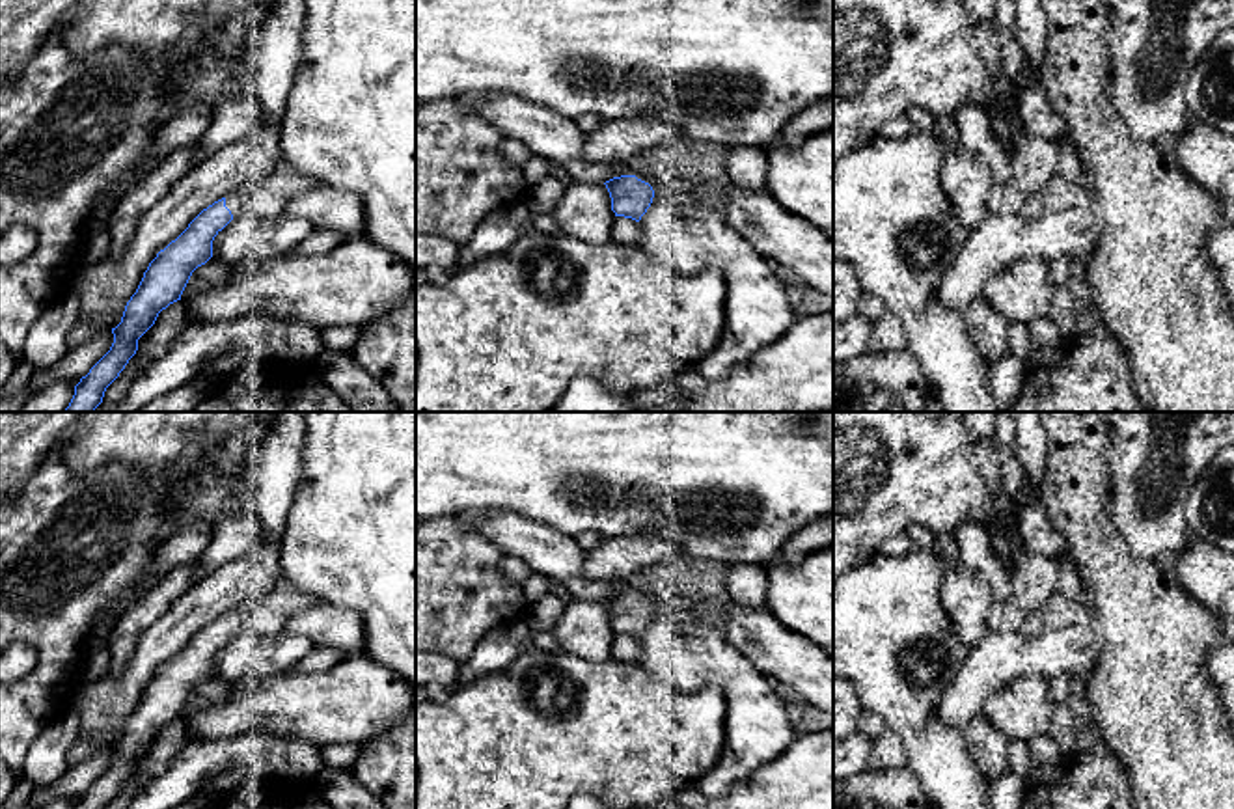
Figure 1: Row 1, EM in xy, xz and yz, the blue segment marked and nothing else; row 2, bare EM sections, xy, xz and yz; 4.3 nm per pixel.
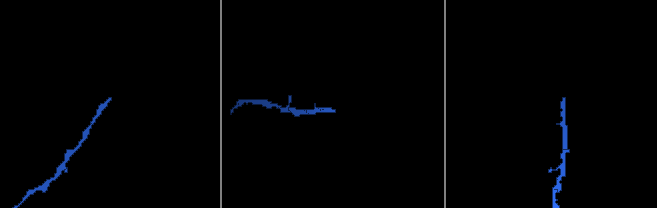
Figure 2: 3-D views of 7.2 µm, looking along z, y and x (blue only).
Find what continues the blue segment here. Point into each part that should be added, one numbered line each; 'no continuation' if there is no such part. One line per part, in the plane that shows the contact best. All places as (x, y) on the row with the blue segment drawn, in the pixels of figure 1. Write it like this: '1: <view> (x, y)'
1: xy (267, 198)

